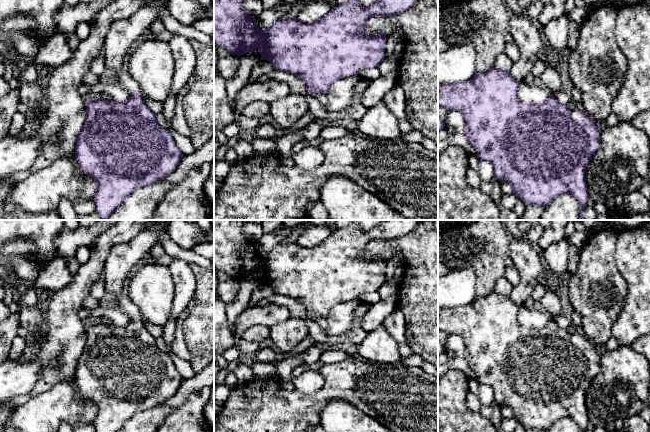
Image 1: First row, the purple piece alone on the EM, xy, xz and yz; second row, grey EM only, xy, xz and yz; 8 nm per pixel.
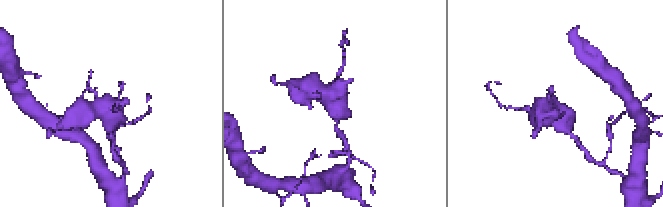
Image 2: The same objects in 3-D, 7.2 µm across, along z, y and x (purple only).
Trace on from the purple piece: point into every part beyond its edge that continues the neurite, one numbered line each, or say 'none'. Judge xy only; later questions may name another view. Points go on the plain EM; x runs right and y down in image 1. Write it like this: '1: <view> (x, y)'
1: xy (123, 258)

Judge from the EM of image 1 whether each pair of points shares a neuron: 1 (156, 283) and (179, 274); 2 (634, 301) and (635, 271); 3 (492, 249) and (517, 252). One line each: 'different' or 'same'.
1: different
2: same
3: different

